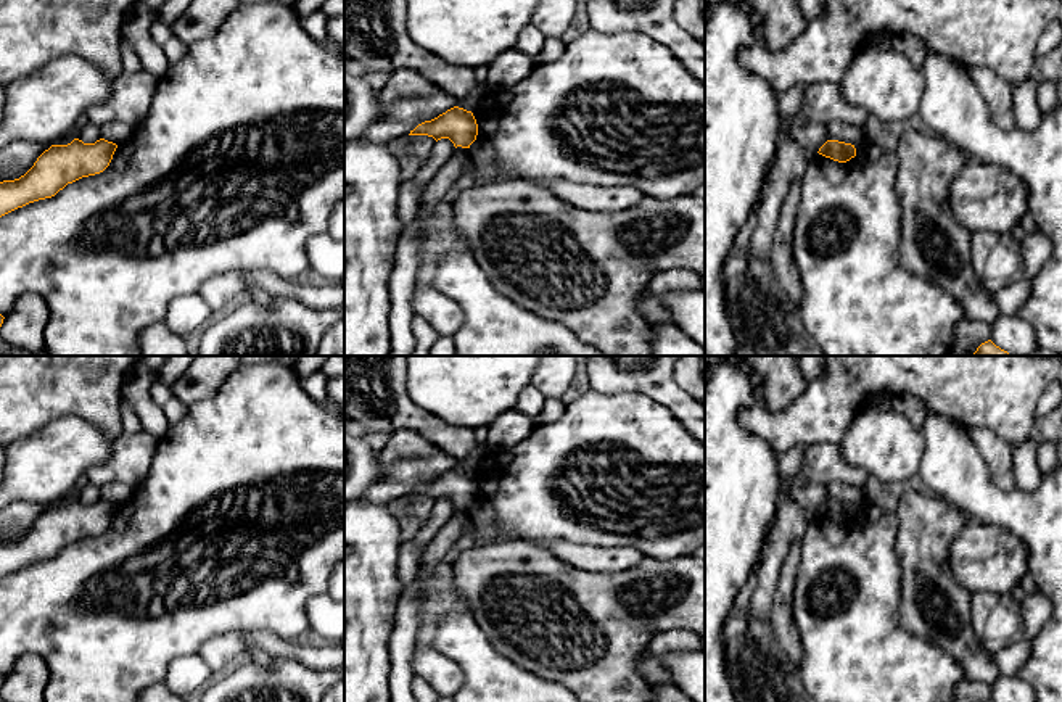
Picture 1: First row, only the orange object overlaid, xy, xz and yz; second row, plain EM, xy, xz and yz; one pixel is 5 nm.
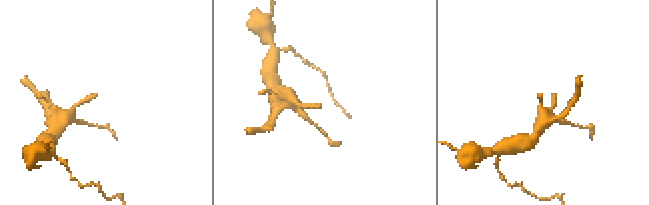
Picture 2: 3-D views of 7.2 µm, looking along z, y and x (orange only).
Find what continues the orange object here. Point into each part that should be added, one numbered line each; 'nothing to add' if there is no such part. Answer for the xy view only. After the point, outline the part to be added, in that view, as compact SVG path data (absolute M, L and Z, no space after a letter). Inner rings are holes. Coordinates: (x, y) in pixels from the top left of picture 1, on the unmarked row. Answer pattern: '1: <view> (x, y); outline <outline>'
nothing to add

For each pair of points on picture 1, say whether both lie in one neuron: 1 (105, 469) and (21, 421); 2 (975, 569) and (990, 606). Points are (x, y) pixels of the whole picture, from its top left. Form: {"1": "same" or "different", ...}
{"1": "different", "2": "different"}

